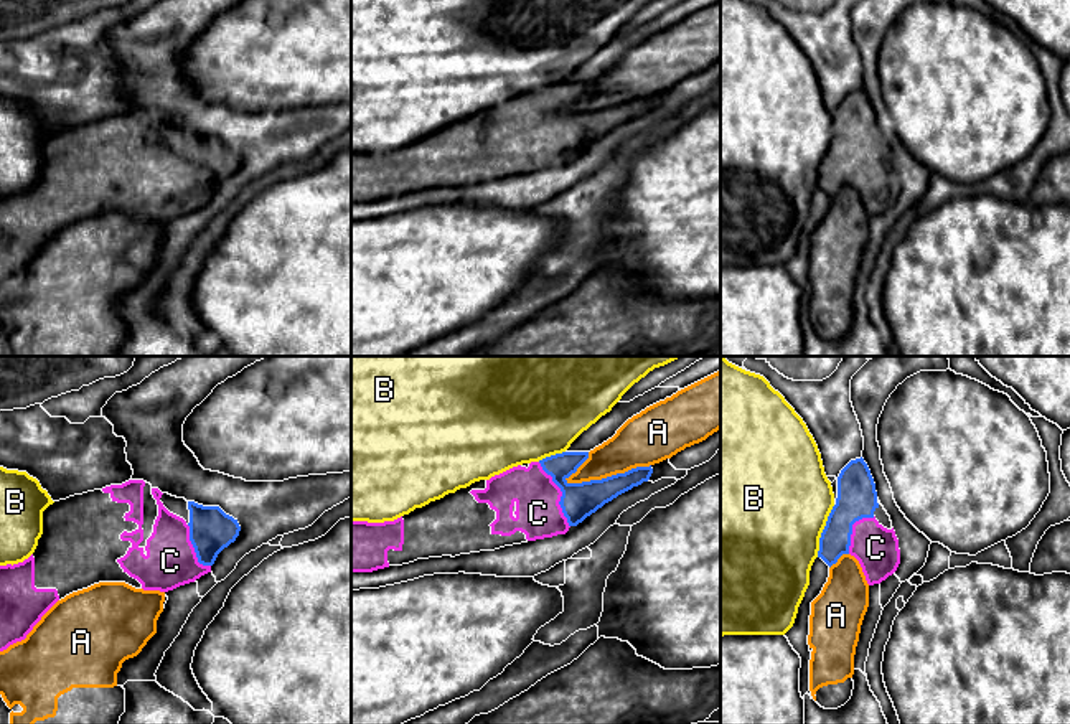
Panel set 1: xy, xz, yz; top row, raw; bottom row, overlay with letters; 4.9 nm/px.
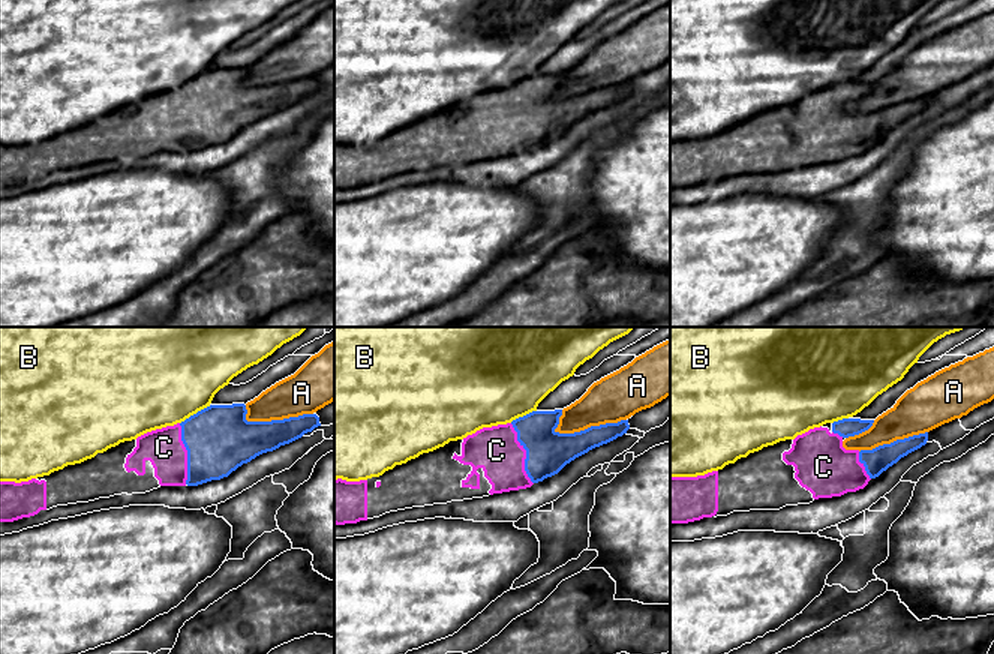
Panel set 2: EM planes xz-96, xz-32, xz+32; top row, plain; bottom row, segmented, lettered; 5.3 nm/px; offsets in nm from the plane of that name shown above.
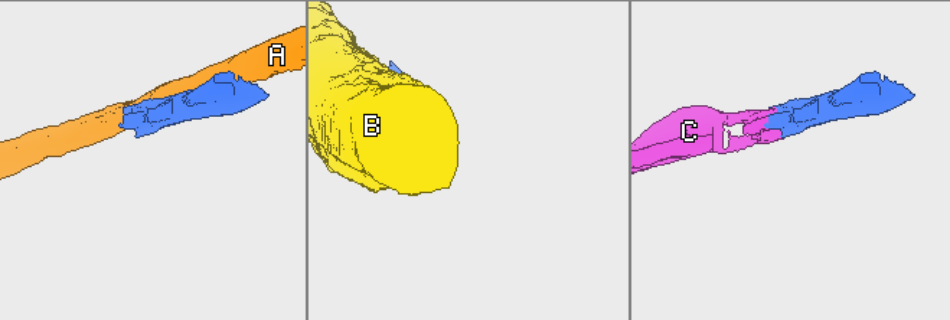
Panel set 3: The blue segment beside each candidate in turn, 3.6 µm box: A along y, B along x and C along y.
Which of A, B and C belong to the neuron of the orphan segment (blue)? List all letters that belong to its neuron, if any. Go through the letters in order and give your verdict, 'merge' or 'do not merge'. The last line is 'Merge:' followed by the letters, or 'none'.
A: do not merge
B: do not merge
C: merge
Merge: C

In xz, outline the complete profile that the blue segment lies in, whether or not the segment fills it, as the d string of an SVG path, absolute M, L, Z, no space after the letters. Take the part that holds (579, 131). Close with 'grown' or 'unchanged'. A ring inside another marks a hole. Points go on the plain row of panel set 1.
M562 82L531 92L529 97L513 97L490 110L480 110L455 124L448 124L440 130L430 132L422 139L415 139L394 152L368 153L351 152L351 203L373 203L389 196L402 196L417 190L460 186L480 181L495 181L504 176L521 175L528 172L566 165L570 157L577 157L587 147L595 143L605 134L633 117L648 112L653 99L636 97L625 104L617 104L602 110L582 114L569 114L567 109L589 89L589 82Z; grown

